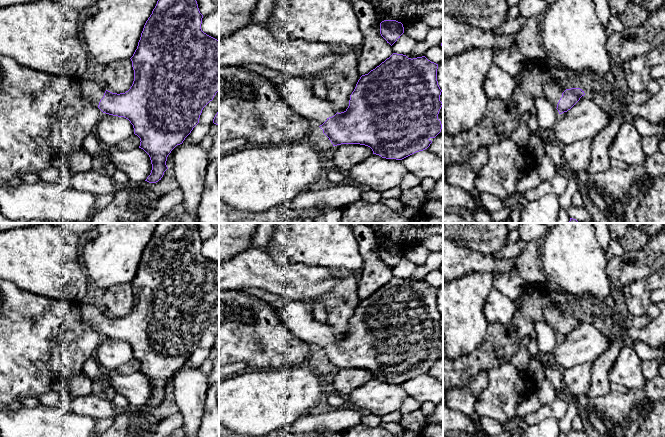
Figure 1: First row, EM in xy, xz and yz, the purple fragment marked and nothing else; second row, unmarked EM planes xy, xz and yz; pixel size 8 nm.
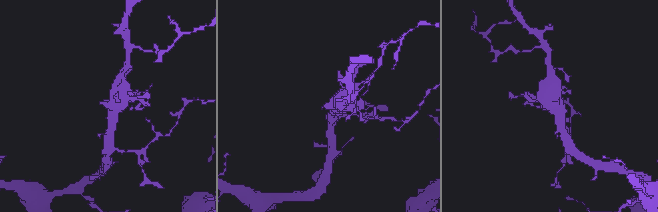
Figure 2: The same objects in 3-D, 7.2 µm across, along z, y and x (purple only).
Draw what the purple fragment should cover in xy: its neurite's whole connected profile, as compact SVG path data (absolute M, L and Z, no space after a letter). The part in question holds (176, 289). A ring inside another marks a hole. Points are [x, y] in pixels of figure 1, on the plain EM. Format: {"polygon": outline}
{"polygon": "M158 223L157 228L152 235L152 238L144 249L137 273L135 274L133 280L130 282L134 294L134 305L130 313L125 317L117 318L108 315L103 306L80 305L81 317L86 324L94 327L103 337L118 341L124 341L128 343L133 349L134 358L137 359L141 365L139 372L143 373L149 379L151 384L152 394L150 399L145 404L149 407L156 407L161 404L164 396L168 393L166 389L168 379L177 369L183 367L185 362L199 347L199 342L203 332L210 325L213 324L214 320L219 315L219 265L202 255L202 242L203 239L200 237L197 225L195 223Z"}

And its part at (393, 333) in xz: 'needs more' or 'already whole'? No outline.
needs more

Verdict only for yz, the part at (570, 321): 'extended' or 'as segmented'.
extended

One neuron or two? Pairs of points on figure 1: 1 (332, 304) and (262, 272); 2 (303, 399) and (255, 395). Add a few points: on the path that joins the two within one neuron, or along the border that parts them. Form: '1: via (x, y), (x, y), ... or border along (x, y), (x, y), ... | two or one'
1: border along (336, 269), (334, 274), (338, 282), (329, 291) | two
2: via (291, 399), (267, 399) | one

